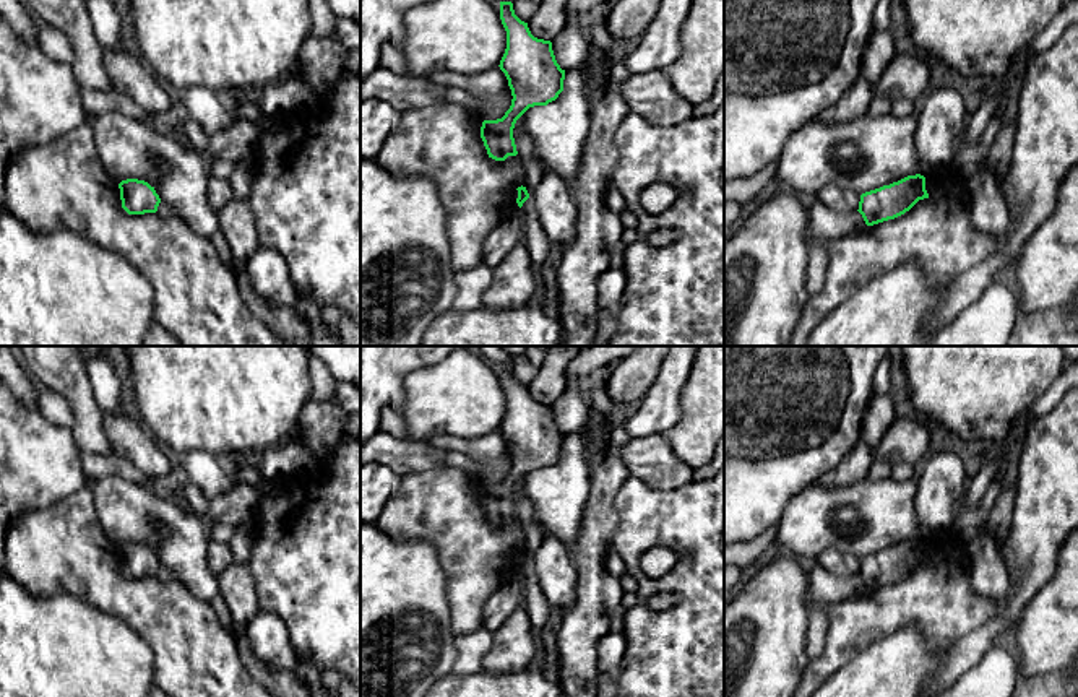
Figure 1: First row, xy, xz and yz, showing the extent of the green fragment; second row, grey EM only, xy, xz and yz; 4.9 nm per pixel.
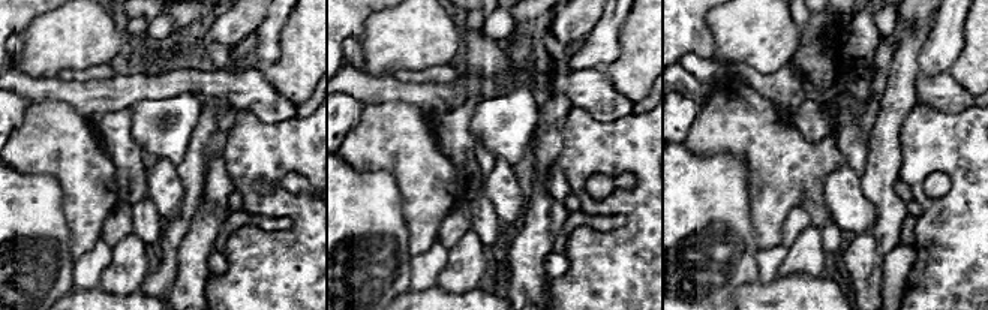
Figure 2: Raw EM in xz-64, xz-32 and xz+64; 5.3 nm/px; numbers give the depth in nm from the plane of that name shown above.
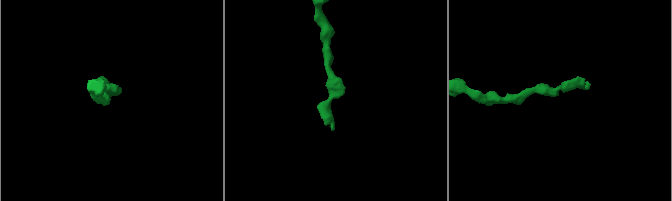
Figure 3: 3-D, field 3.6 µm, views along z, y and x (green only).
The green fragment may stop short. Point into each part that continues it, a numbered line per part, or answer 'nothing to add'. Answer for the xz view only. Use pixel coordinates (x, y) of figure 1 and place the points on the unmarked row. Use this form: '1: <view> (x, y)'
nothing to add

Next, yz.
nothing to add

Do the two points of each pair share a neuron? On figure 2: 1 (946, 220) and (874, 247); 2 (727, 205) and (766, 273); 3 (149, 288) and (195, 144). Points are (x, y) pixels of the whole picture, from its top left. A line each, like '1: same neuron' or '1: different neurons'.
1: different neurons
2: different neurons
3: same neuron

